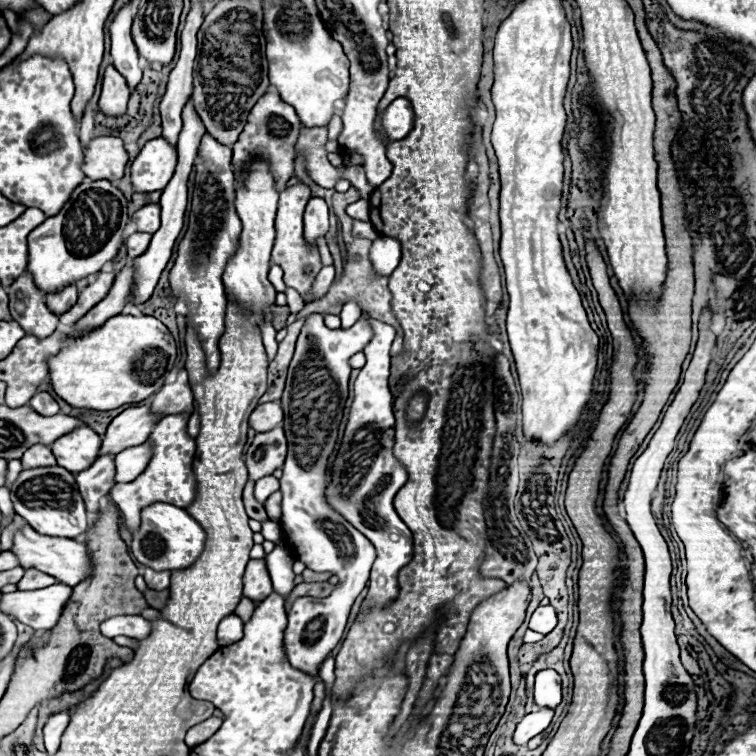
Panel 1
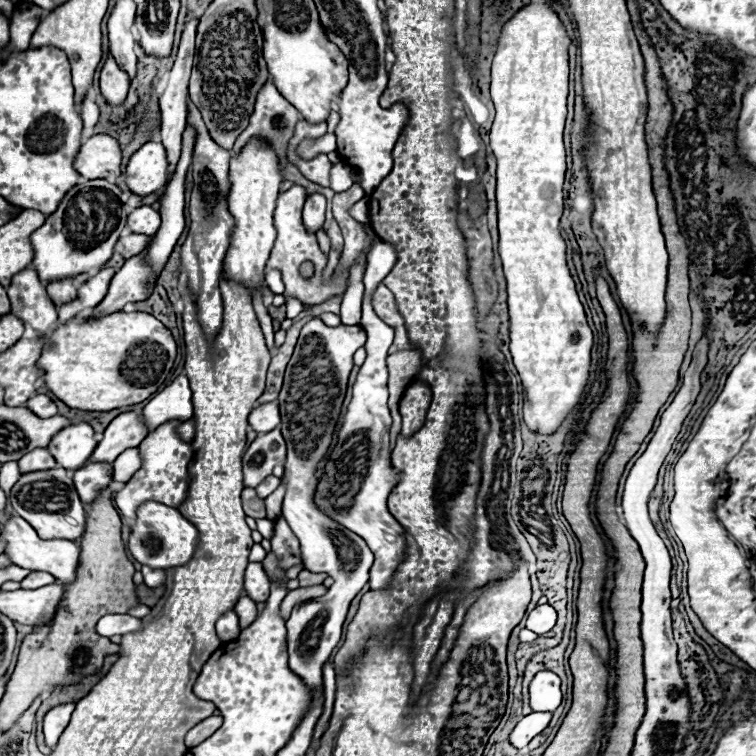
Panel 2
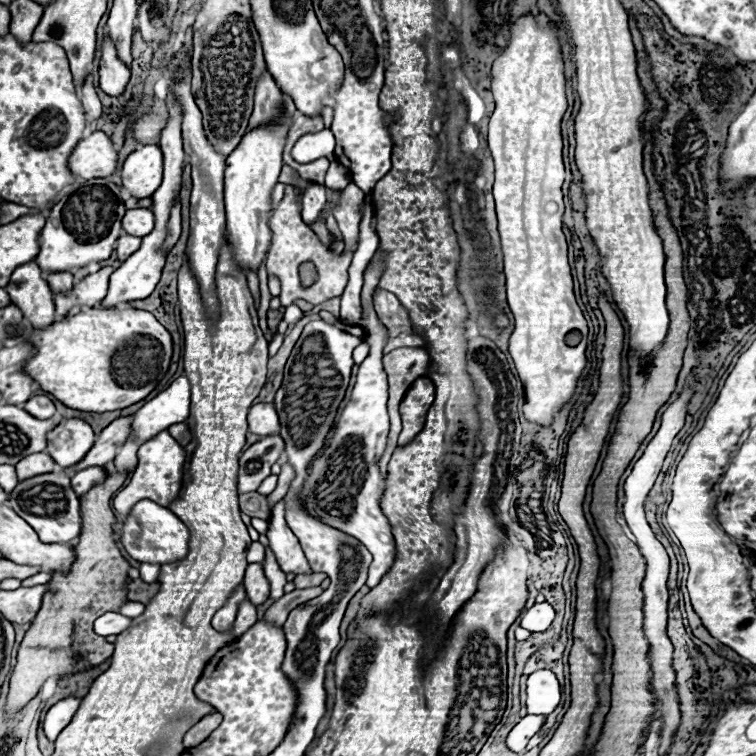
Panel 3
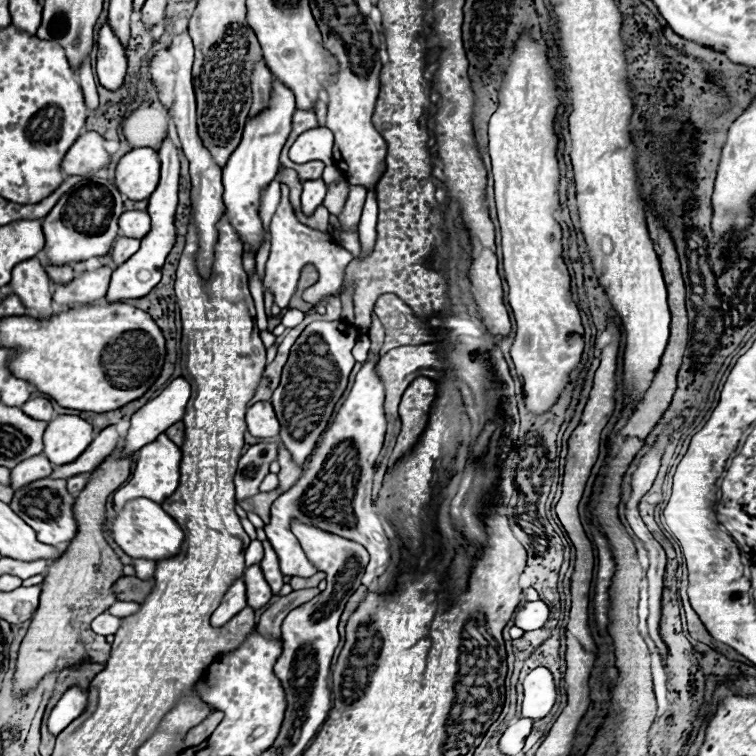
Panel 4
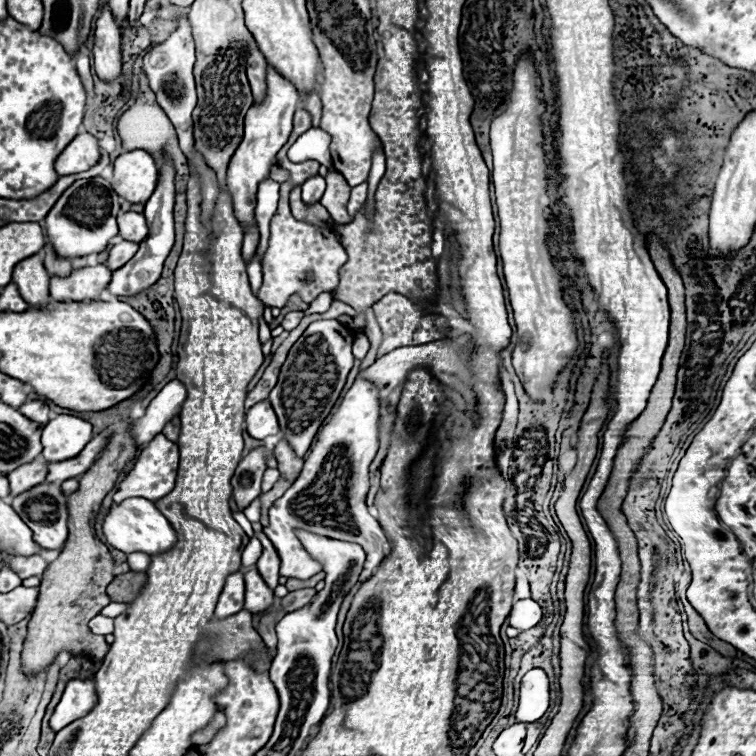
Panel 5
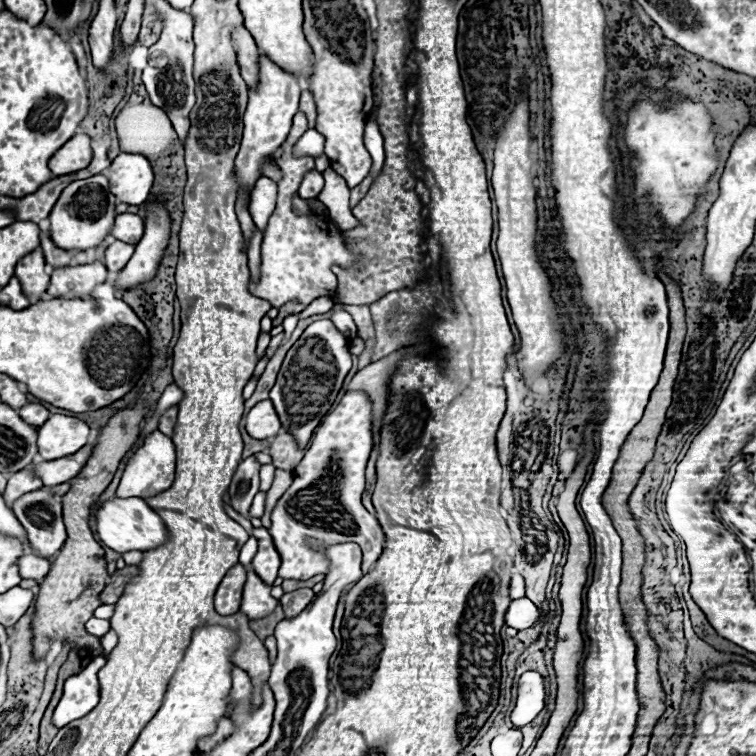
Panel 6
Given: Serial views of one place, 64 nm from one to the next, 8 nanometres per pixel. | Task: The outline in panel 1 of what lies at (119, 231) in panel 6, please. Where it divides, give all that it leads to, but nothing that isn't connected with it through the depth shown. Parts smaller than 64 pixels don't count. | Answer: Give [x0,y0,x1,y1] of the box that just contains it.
[130,204,160,234]

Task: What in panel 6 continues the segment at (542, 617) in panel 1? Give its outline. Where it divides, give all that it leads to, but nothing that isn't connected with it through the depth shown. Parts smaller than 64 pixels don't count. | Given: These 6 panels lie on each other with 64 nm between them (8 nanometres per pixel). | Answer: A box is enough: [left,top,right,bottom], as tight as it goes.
[506,598,538,630]

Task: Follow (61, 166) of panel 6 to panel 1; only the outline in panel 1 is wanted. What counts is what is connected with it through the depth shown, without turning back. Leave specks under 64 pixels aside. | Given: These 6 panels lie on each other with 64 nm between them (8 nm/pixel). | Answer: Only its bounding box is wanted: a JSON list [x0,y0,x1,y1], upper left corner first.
[82,136,128,180]

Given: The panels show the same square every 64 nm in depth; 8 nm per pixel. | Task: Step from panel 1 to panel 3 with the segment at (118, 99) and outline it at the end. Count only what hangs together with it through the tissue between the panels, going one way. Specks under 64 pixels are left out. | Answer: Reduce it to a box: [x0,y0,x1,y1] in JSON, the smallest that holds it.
[100,36,130,96]

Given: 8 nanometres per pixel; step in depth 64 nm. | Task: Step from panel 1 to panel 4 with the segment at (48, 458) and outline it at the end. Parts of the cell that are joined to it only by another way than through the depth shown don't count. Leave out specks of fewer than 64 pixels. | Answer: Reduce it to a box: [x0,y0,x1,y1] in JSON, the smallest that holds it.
[10,454,54,488]

